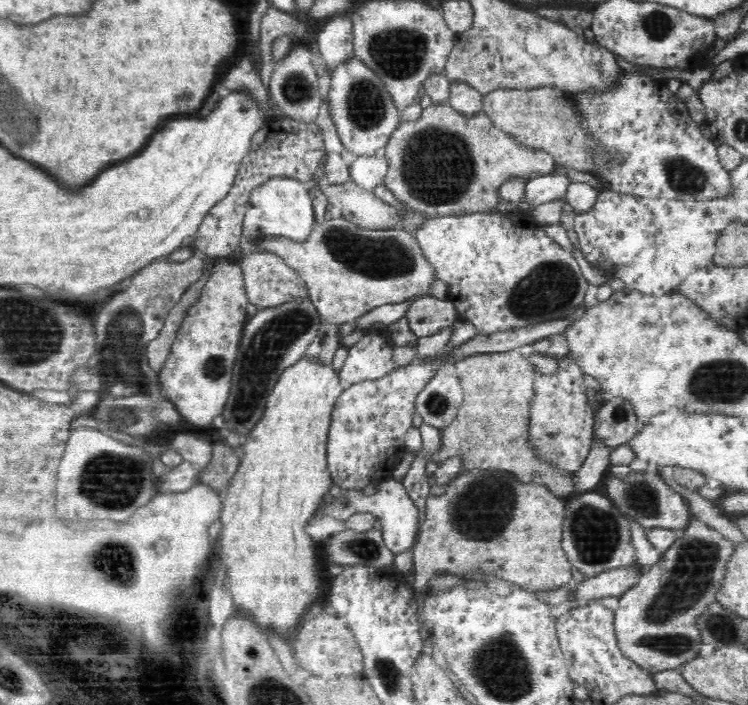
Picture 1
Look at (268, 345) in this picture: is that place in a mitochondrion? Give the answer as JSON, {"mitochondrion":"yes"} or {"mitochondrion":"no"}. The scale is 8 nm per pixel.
{"mitochondrion":"yes"}

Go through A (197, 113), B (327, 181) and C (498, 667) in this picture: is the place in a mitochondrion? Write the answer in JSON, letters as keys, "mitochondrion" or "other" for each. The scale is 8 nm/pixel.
{"A":"other","B":"other","C":"mitochondrion"}

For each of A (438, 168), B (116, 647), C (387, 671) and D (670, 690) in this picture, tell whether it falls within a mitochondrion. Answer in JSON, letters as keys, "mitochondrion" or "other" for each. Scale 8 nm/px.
{"A":"mitochondrion","B":"other","C":"mitochondrion","D":"other"}

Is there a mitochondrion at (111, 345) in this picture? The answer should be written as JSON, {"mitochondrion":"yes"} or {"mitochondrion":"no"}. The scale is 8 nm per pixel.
{"mitochondrion":"no"}

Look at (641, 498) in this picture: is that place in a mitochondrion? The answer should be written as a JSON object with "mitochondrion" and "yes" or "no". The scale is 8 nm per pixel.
{"mitochondrion":"yes"}

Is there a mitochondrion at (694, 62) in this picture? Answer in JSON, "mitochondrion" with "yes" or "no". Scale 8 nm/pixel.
{"mitochondrion":"no"}

